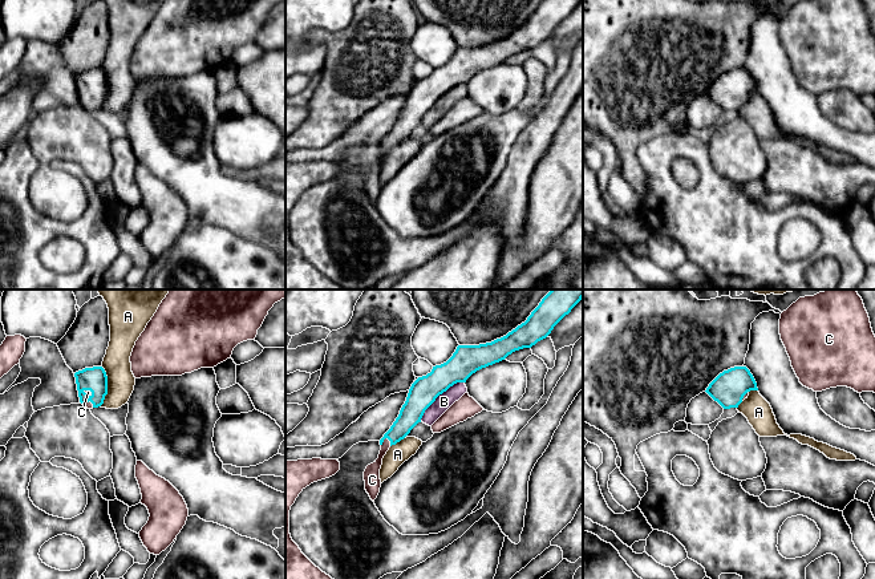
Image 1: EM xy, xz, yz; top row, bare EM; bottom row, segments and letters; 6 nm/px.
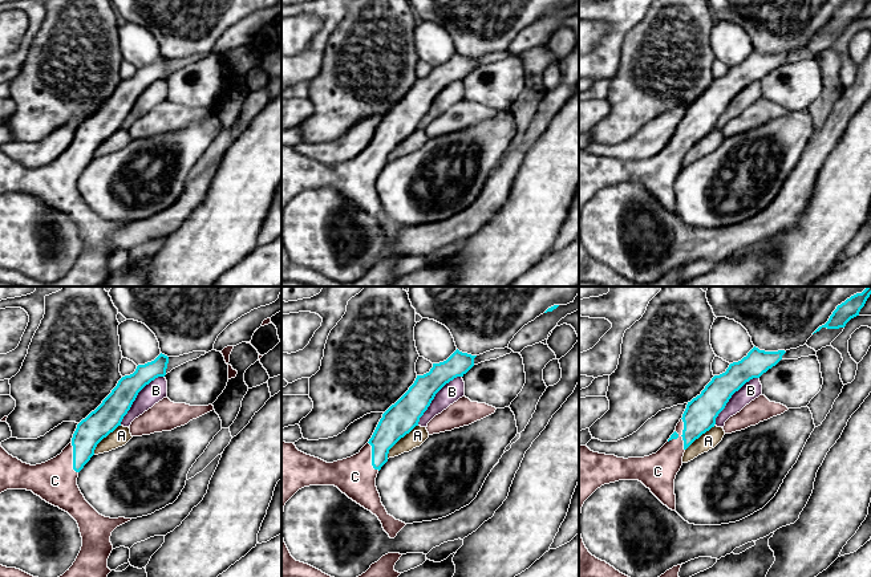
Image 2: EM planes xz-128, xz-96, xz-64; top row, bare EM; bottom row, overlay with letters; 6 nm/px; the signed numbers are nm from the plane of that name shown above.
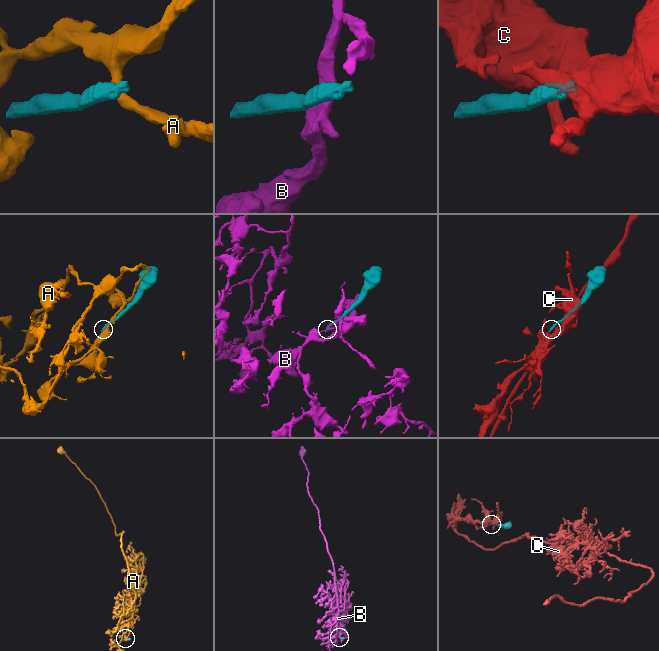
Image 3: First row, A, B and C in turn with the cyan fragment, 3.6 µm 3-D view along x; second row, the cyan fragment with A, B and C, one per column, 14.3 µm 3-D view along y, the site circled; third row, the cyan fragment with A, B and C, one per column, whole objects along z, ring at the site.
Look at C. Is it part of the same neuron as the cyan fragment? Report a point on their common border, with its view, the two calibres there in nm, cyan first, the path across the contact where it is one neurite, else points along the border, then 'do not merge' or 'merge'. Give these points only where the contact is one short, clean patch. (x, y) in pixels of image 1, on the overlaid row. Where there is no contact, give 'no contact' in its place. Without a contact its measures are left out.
contact xz (384, 438); calibres 140 and 100 nm; way xz (413, 409), (409, 417), (384, 438), (384, 450), (372, 473); merge

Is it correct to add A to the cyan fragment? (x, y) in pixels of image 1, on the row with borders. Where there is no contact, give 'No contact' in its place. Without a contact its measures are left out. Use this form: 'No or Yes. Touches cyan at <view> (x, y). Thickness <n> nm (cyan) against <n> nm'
No. Touches cyan at xy (106, 385). Thickness 150 nm (cyan) against 170 nm

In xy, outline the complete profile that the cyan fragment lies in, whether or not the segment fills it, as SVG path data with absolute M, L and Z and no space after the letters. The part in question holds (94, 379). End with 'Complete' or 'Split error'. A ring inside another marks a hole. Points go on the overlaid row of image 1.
M102 367L85 368L74 373L80 402L88 408L98 408L108 394L108 376Z. Split error

